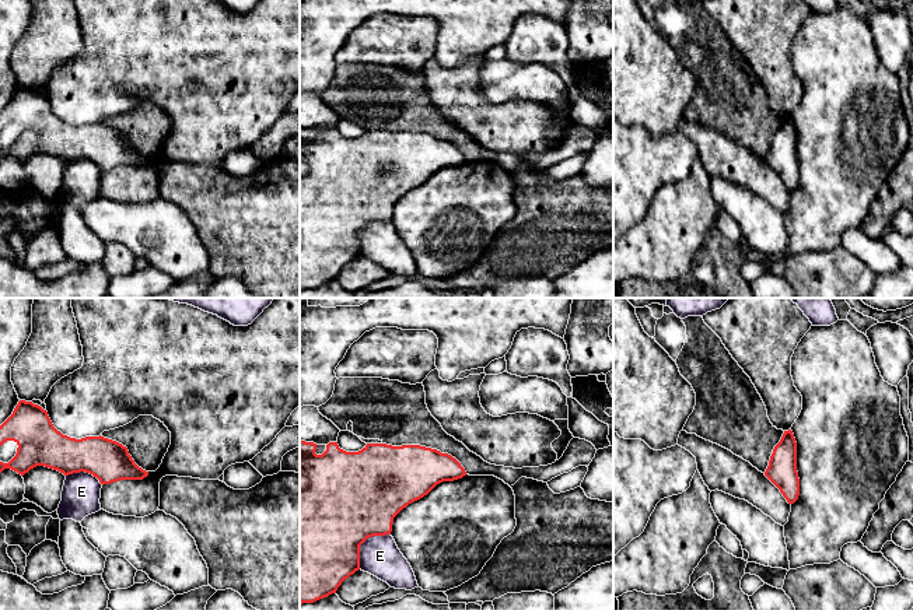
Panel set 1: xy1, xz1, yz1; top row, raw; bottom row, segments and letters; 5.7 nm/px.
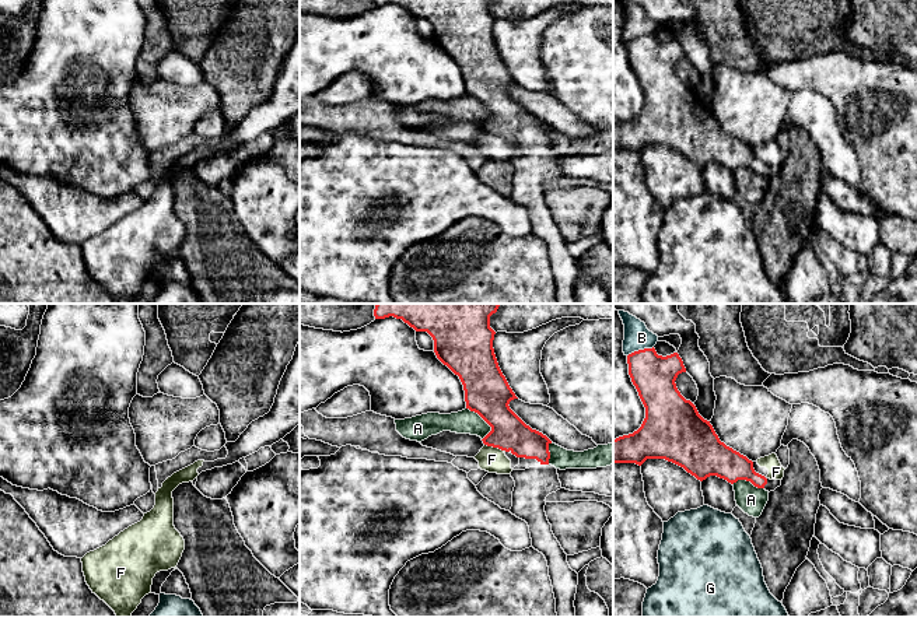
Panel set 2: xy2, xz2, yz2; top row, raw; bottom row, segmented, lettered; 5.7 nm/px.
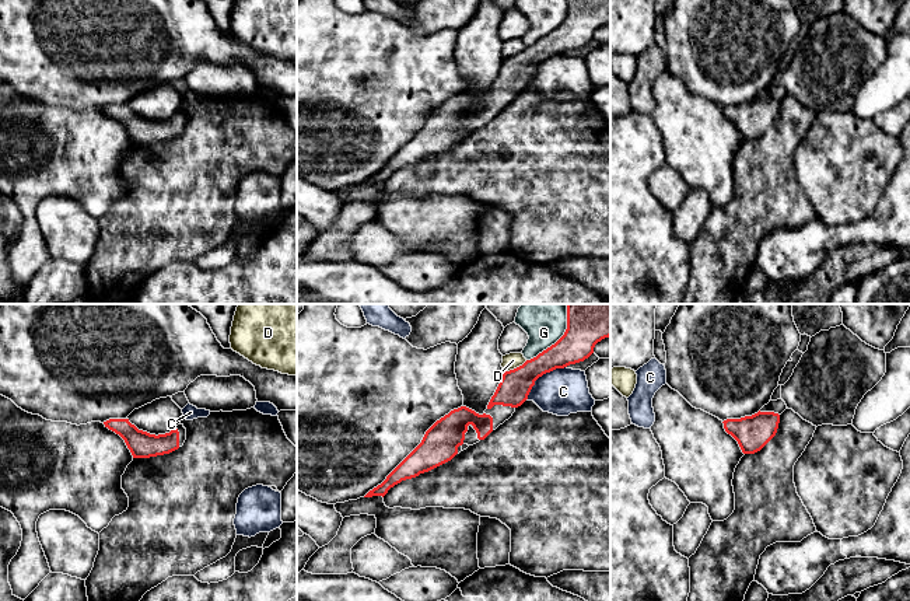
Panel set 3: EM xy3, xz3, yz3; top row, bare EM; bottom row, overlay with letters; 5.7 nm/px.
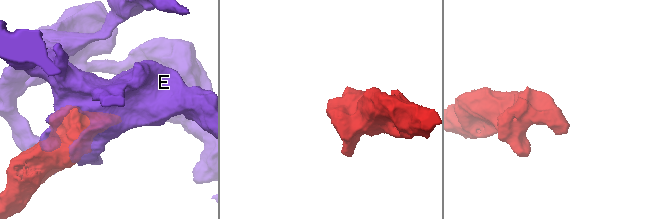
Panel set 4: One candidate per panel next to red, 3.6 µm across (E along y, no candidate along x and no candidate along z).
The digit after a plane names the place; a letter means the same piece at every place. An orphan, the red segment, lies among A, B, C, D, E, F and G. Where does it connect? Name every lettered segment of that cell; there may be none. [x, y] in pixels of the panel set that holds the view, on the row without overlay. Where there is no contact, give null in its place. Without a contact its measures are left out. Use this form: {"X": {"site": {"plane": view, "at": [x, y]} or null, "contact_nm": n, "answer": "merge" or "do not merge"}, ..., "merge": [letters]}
{"A": {"site": {"plane": "xz2", "at": [485, 107]}, "contact_nm": 220, "answer": "do not merge"}, "B": {"site": {"plane": "yz2", "at": [640, 37]}, "contact_nm": 160, "answer": "do not merge"}, "C": {"site": {"plane": "xz3", "at": [542, 60]}, "contact_nm": 300, "answer": "do not merge"}, "D": {"site": {"plane": "xz3", "at": [517, 53]}, "contact_nm": 150, "answer": "do not merge"}, "E": {"site": {"plane": "xz1", "at": [363, 228]}, "contact_nm": 280, "answer": "do not merge"}, "F": {"site": {"plane": "xz2", "at": [494, 133]}, "contact_nm": 120, "answer": "do not merge"}, "G": {"site": {"plane": "xz3", "at": [556, 28]}, "contact_nm": 360, "answer": "do not merge"}, "merge": []}

